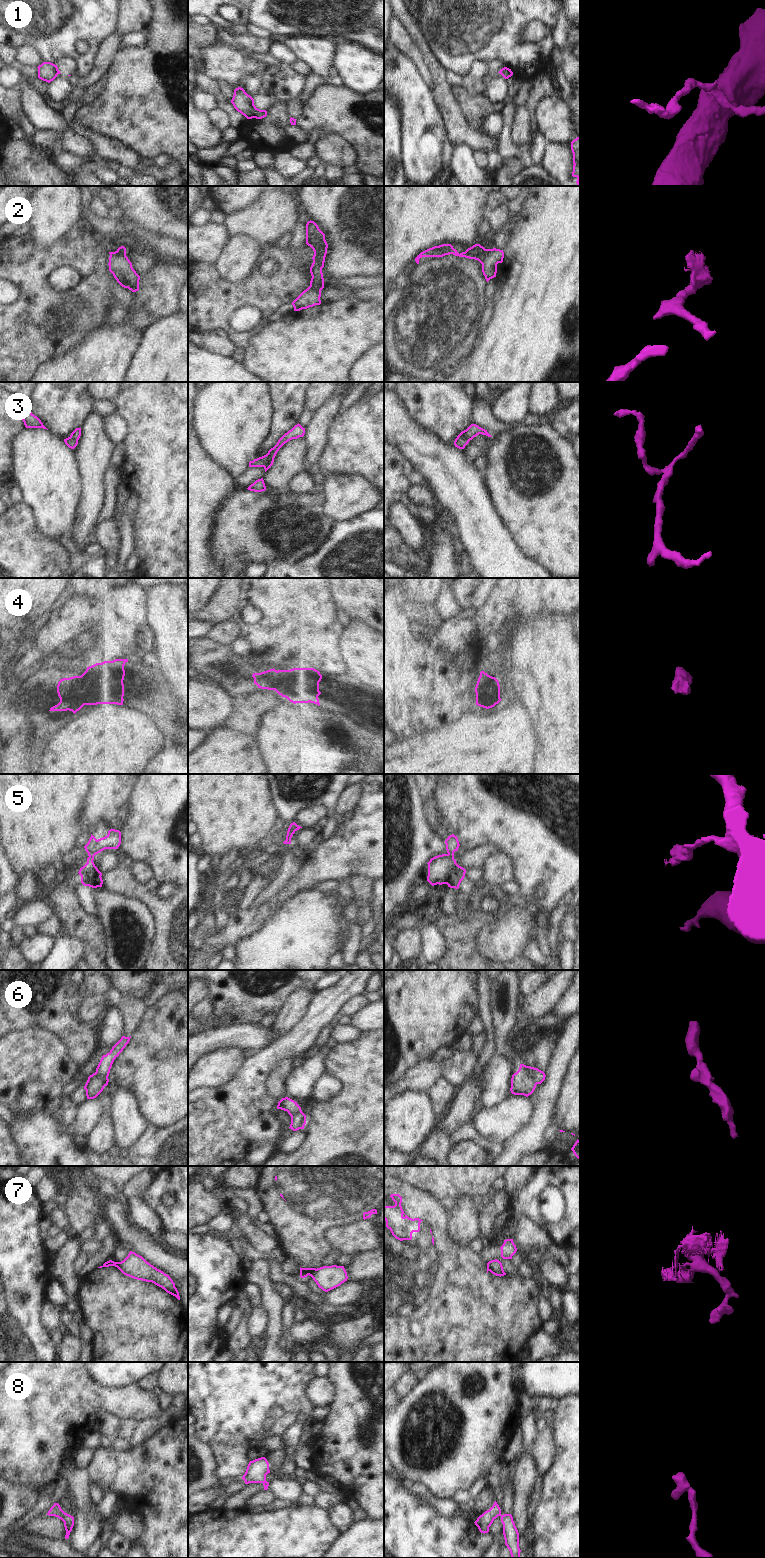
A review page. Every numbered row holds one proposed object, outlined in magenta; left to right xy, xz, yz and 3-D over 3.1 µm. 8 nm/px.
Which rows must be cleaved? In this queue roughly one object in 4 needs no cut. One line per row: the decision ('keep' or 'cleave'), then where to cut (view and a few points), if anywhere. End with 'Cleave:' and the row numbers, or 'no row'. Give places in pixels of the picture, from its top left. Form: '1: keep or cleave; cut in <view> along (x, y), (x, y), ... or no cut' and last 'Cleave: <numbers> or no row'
1: keep; no cut
2: cleave; cut in yz along (489, 249), (487, 257), (481, 263)
3: cleave; cut in xz along (267, 454), (268, 461), (263, 466)
4: keep; no cut
5: cleave; cut in yz along (448, 853), (453, 857)
6: cleave; cut in yz along (519, 1069), (526, 1072), (536, 1084)
7: cleave; cut in xz along (316, 1269), (308, 1274)
8: keep; no cut
Cleave: 2, 3, 5, 6, 7

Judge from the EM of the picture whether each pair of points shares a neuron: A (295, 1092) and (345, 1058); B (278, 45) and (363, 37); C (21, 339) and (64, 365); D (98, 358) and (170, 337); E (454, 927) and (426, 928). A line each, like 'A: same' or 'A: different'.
A: different
B: different
C: different
D: different
E: different

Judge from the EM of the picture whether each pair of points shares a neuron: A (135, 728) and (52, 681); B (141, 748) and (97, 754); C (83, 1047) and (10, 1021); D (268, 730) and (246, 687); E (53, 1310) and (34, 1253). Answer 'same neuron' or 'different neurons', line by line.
A: different neurons
B: same neuron
C: same neuron
D: different neurons
E: different neurons

